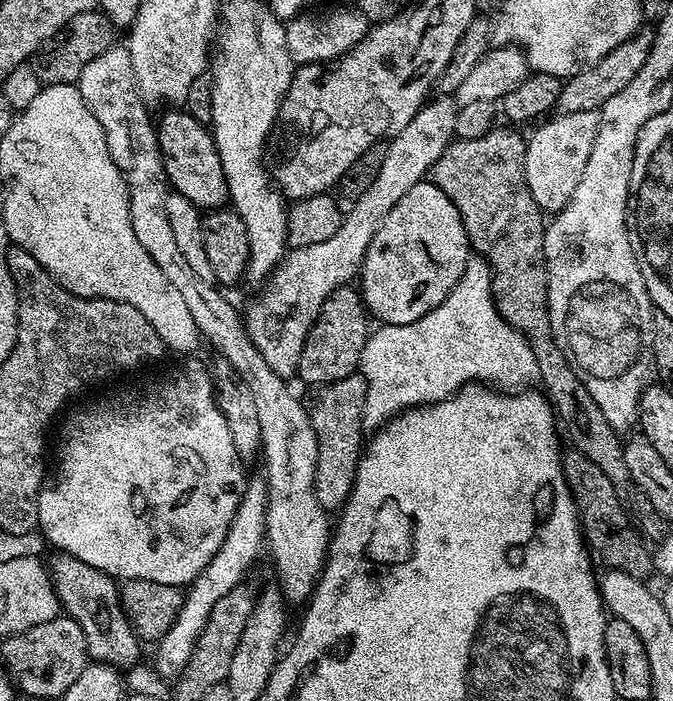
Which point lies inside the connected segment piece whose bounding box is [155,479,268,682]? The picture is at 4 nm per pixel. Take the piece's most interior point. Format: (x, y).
(224, 572)

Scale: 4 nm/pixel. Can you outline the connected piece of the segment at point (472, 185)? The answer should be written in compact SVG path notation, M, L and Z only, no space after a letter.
M501 126L493 127L482 138L453 139L447 150L430 166L427 183L438 186L458 210L462 226L468 235L471 251L481 256L492 272L492 297L500 317L514 326L528 340L538 362L539 383L544 384L555 415L568 427L571 447L586 454L617 490L629 487L624 440L606 422L602 410L586 391L586 386L570 370L562 350L552 337L548 313L548 283L544 261L545 213L534 202L526 182L526 140L516 132L507 132Z

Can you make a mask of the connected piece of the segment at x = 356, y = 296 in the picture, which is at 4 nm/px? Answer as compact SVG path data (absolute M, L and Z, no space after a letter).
M345 286L334 290L322 306L306 342L302 346L299 379L311 386L338 382L338 378L357 375L362 350L370 335L370 317L364 298L355 287Z

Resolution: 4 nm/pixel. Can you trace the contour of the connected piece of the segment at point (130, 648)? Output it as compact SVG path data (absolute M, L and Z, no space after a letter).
M56 550L51 554L52 560L47 561L47 566L56 596L66 615L82 626L89 657L101 664L127 670L139 658L142 641L126 618L117 581L94 566L86 566L86 562L74 558L69 552Z

